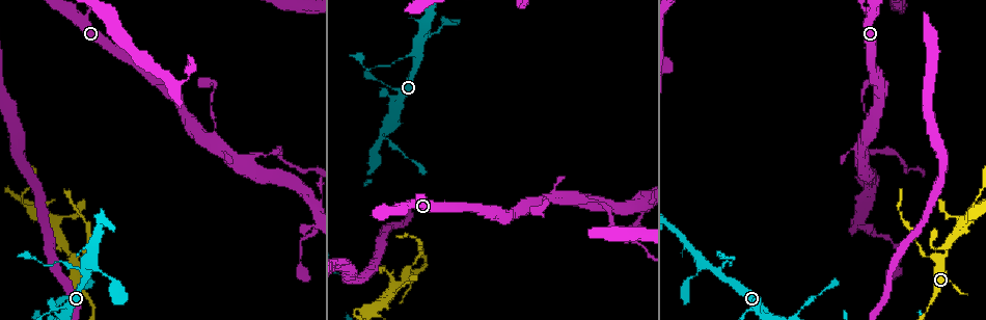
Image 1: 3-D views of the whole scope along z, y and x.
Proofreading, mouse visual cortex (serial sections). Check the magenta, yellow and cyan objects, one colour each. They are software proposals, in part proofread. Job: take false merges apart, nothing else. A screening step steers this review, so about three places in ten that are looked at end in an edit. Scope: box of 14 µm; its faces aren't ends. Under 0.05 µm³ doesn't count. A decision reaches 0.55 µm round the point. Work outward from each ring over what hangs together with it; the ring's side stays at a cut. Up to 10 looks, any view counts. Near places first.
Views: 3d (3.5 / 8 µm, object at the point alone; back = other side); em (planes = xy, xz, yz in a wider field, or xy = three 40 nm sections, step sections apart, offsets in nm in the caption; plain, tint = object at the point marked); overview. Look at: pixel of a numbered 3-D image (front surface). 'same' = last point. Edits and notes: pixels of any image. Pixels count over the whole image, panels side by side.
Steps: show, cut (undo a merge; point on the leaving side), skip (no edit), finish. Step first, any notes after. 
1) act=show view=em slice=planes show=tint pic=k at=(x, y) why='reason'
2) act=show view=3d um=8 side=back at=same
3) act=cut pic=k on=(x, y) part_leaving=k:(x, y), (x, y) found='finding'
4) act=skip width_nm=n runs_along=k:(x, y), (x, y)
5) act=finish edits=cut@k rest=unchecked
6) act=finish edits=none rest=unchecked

act=show view=3d um=3.5 pic=1 at=(75, 258) why='sharp bend'

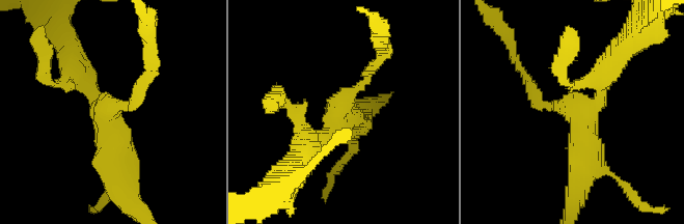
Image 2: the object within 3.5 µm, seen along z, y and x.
act=show view=em slice=xy step=3 show=tint pic=2 at=(108, 107) arms=3 arm_widths_nm=200,200,450 why='now the EM'

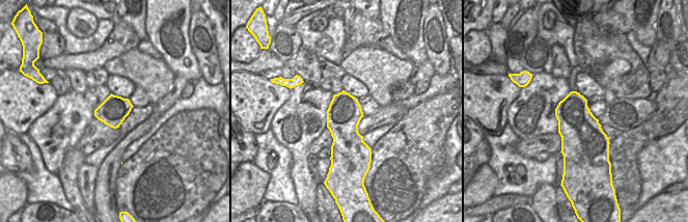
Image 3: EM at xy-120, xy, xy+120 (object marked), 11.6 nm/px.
act=cut pic=2 on=(144, 80) width_nm=400 part_leaving=2:(130, 105), (152, 66), (145, 25) found='a second cell is stuck on'

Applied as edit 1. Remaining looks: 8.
act=show view=3d um=8 pic=1 at=(972, 207)

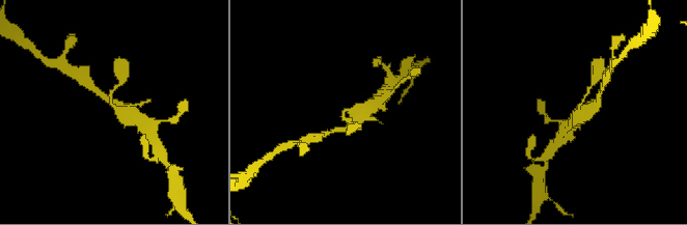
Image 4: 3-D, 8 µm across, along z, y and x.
act=show view=em slice=xy step=5 show=tint pic=4 at=(350, 111) why='need the tissue'

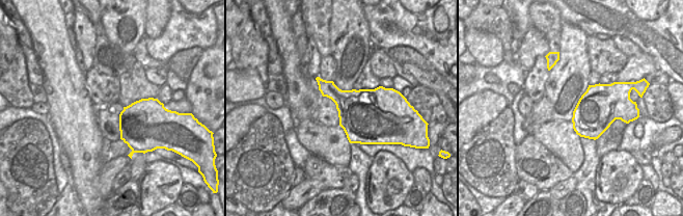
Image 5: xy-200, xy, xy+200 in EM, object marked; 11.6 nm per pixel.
act=skip runs_along=4:(146, 127), (113, 106), (113, 90) found='continuous, no second cell'

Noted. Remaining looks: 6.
act=show view=3d um=3.5 side=back pic=1 at=(799, 311) why='sharp bend'

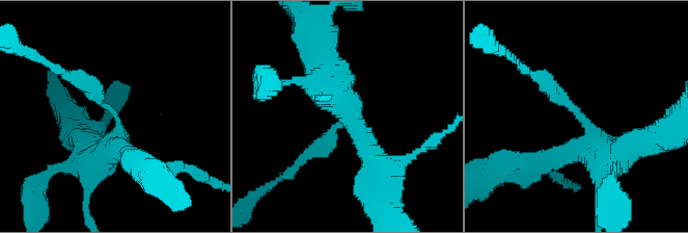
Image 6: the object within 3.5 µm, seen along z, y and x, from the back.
act=skip arm_widths_nm=250,500 found='continuous, no second cell'

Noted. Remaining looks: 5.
act=show view=3d um=3.5 pic=1 at=(76, 267) why='thick turns thin'

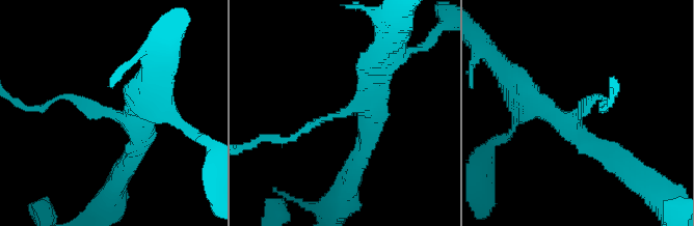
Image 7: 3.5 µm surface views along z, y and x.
act=show view=em slice=xy step=5 show=tint pic=7 at=(109, 114)

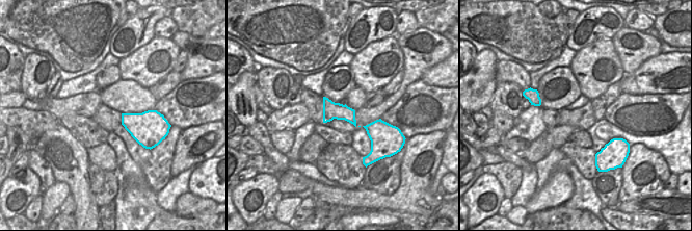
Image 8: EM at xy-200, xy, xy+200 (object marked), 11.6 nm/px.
act=show view=em slice=planes show=tint at=same

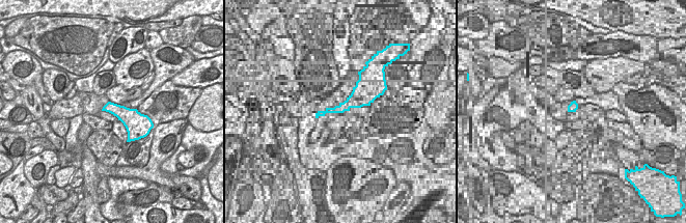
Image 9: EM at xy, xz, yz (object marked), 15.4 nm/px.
act=skip runs_along=7:(370, 130), (361, 104), (284, 141) found='continuous, no second cell'

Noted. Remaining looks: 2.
act=show view=em slice=planes show=tint pic=1 at=(866, 139) why='three-way junction'

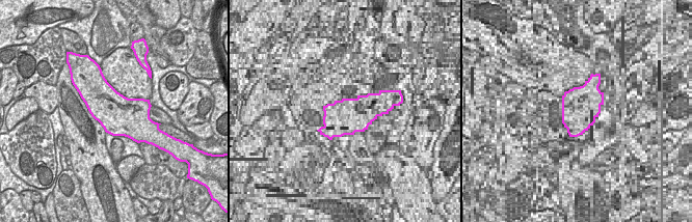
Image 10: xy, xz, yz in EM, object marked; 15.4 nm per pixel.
act=show view=3d um=3.5 at=same

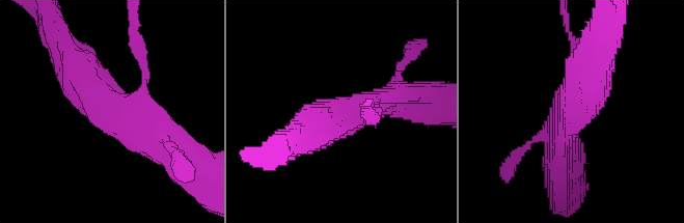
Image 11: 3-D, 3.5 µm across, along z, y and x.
act=skip arms=3 arm_widths_nm=100,450,600 runs_along=11:(77, 70), (112, 111), (179, 156) found='all the same cell'

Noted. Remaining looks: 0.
act=finish edits=cut@2 rest=unchecked

